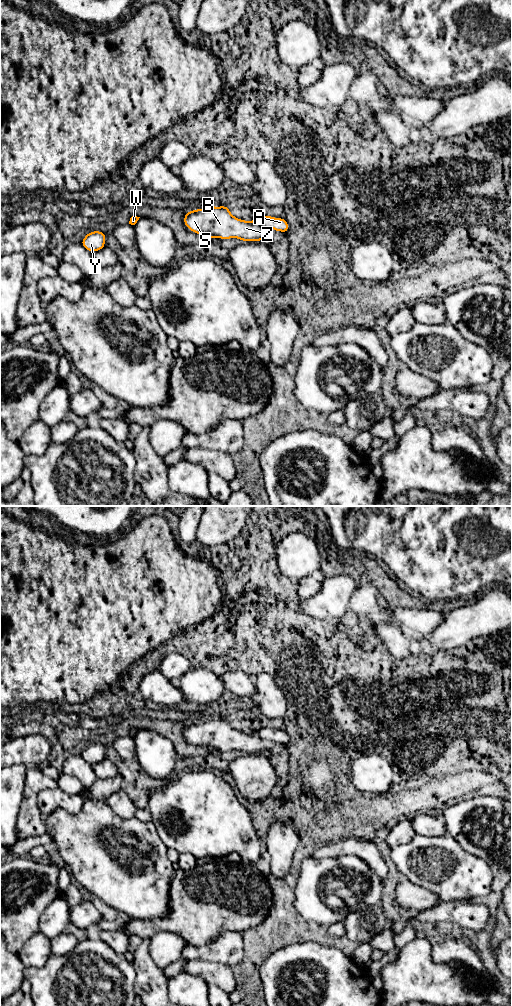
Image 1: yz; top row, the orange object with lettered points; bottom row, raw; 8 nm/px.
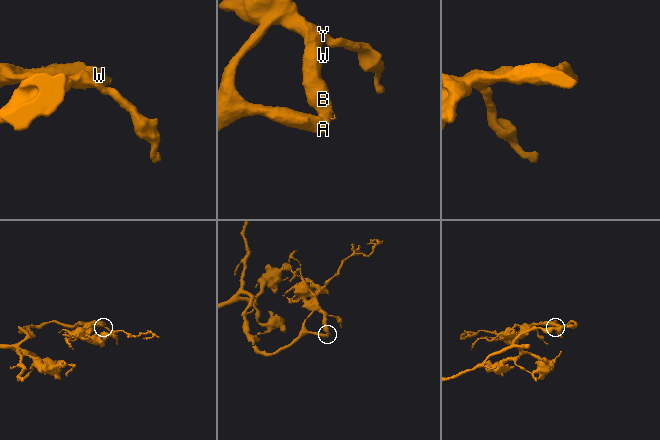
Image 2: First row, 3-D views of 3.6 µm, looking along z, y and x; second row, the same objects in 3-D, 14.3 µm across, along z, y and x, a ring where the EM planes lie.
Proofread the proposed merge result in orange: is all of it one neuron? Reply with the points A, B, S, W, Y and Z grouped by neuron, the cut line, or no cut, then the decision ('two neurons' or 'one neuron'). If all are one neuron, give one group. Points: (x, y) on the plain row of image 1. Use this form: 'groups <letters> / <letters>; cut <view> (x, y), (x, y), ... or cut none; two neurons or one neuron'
groups A / B S W Y Z; cut yz (256, 733), (262, 739); two neurons

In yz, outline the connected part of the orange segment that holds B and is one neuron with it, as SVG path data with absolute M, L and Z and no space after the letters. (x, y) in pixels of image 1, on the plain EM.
M226 717L186 724L184 737L194 745L206 747L209 751L238 750L244 754L265 751L264 740L257 733L244 733L234 729Z

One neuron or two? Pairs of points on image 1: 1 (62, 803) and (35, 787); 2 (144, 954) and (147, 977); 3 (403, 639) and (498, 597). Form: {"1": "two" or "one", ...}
{"1": "two", "2": "one", "3": "one"}

